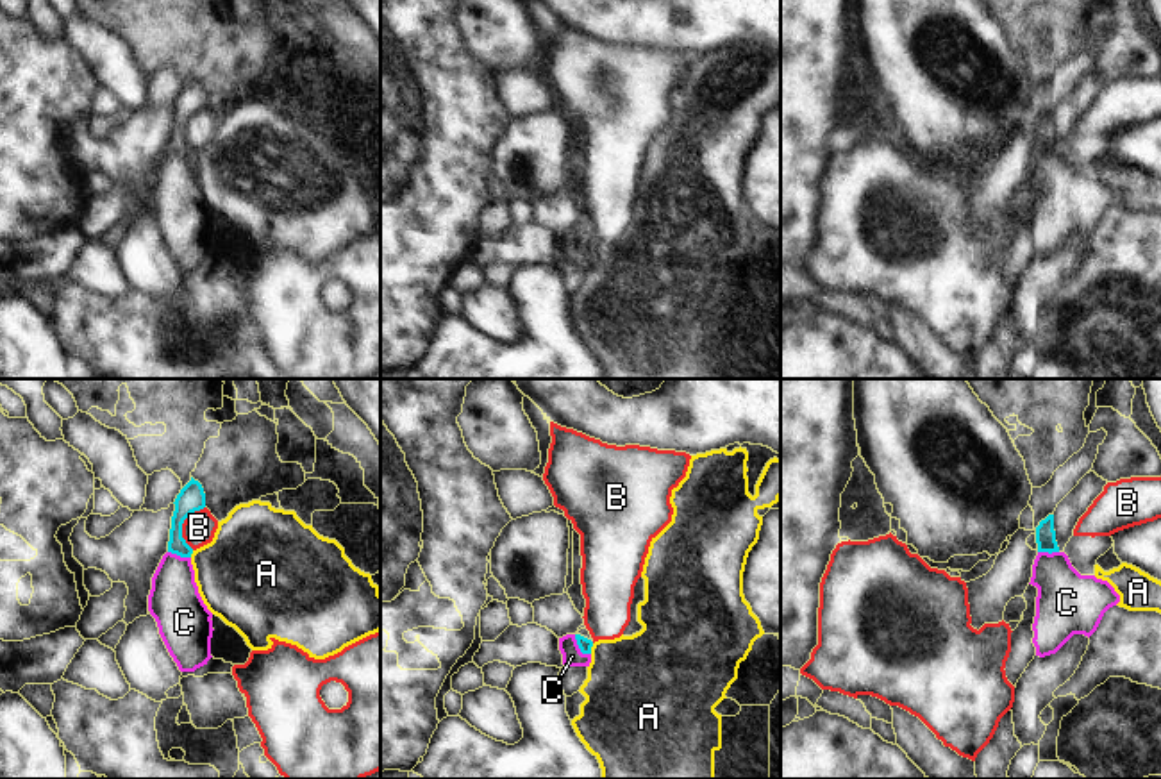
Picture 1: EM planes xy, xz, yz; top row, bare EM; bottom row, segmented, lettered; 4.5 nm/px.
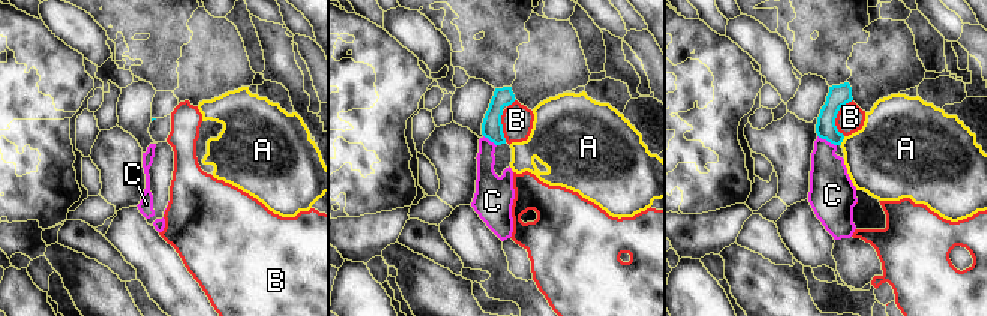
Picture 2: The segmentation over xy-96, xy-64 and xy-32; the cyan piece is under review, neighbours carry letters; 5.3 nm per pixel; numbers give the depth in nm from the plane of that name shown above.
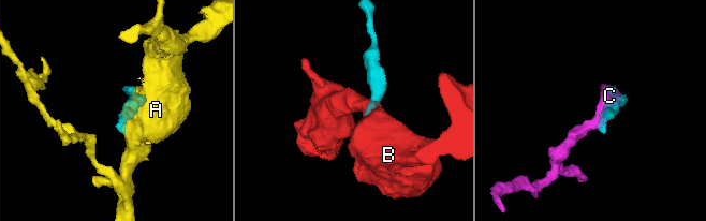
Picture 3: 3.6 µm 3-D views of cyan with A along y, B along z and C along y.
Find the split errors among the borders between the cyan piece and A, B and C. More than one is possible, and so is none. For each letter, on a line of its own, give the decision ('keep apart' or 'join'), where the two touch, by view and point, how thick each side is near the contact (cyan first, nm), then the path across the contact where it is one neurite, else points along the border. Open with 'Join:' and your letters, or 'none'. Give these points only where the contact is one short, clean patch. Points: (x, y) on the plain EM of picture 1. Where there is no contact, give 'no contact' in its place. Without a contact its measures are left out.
Join: none
A: keep apart | xz (590, 249) | 60/420 nm | along xz (593, 243), (590, 252)
B: keep apart | xy (181, 125) | 120/150 nm | along xy (204, 106), (195, 109), (183, 124), (183, 138), (192, 149)
C: keep apart | xz (579, 247) | 60/90 nm | along xz (574, 234), (579, 249), (590, 254)

